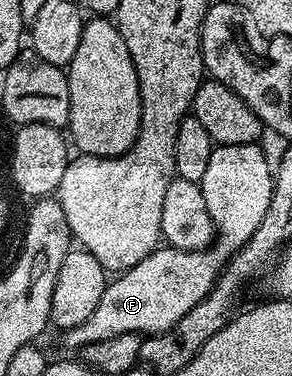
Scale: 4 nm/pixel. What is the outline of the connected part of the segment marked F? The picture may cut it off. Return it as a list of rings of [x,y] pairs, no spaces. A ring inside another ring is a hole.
[[[258,143],[248,145],[218,145],[215,146],[212,157],[208,157],[208,169],[202,178],[201,187],[207,211],[214,222],[214,241],[202,251],[181,251],[169,245],[159,246],[144,261],[135,267],[121,272],[111,278],[104,289],[104,297],[100,297],[100,305],[92,312],[92,317],[78,326],[67,328],[61,332],[62,343],[68,349],[79,350],[83,345],[96,341],[110,340],[117,335],[132,333],[133,335],[158,335],[161,331],[172,329],[188,309],[200,305],[206,299],[206,294],[212,290],[222,274],[227,263],[237,255],[240,248],[260,229],[260,221],[264,221],[264,213],[268,213],[268,205],[274,196],[274,175],[272,163],[266,160]]]

